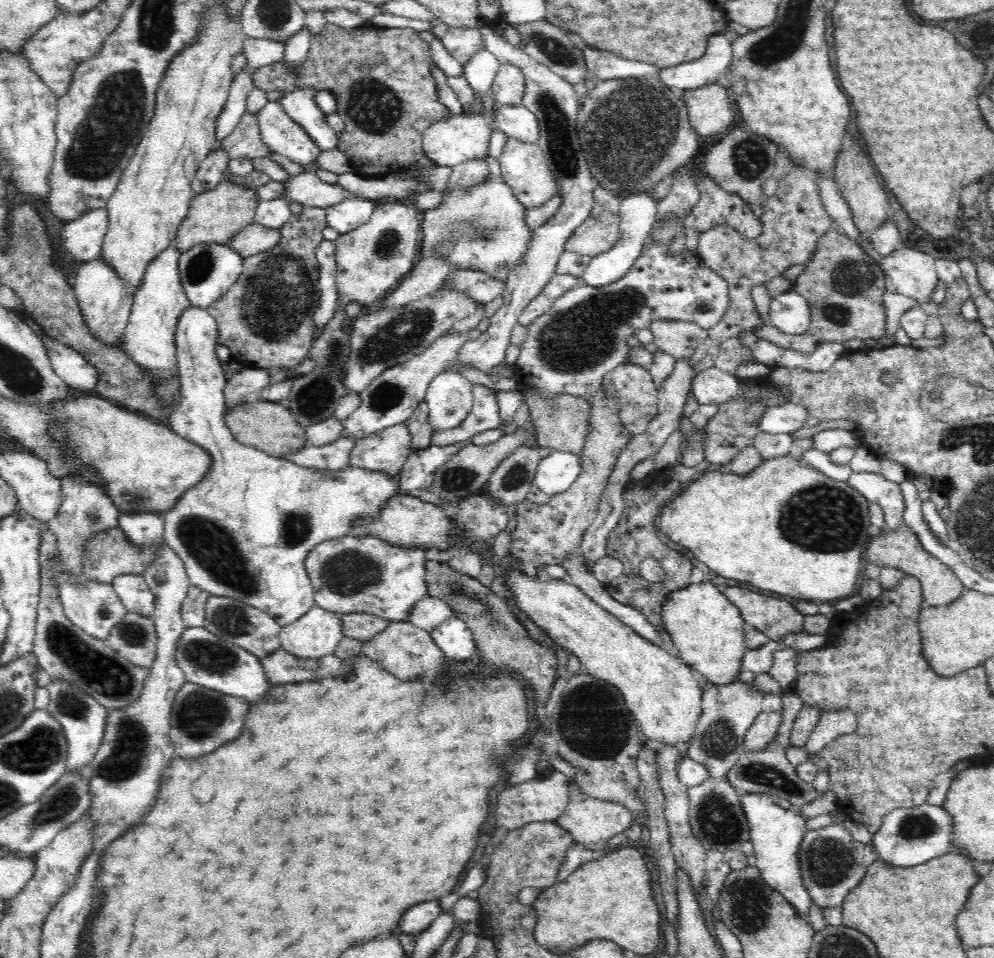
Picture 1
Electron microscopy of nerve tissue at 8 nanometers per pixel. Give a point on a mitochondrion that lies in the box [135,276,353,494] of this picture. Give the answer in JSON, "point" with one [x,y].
{"point":[314,401]}

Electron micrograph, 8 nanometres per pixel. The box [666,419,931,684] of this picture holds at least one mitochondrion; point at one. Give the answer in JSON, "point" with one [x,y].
{"point":[824,517]}

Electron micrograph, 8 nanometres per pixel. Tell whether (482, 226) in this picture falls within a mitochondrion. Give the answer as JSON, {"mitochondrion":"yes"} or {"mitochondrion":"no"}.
{"mitochondrion":"yes"}

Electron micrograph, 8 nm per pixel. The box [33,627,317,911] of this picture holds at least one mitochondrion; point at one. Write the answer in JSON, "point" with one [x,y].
{"point":[132,741]}

